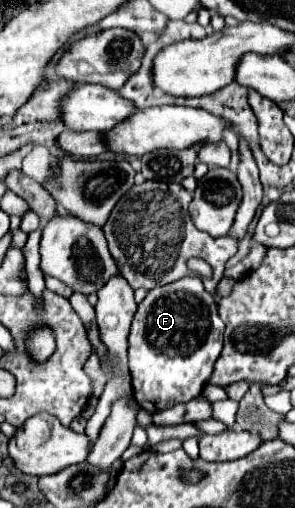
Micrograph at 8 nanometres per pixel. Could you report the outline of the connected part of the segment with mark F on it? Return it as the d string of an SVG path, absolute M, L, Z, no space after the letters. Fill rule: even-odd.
M183 277L169 285L151 289L137 307L129 335L129 369L133 377L133 397L139 407L153 415L157 411L165 411L177 403L187 403L197 397L203 391L223 349L223 331L225 323L217 313L217 303L213 295L205 291L199 277Z

